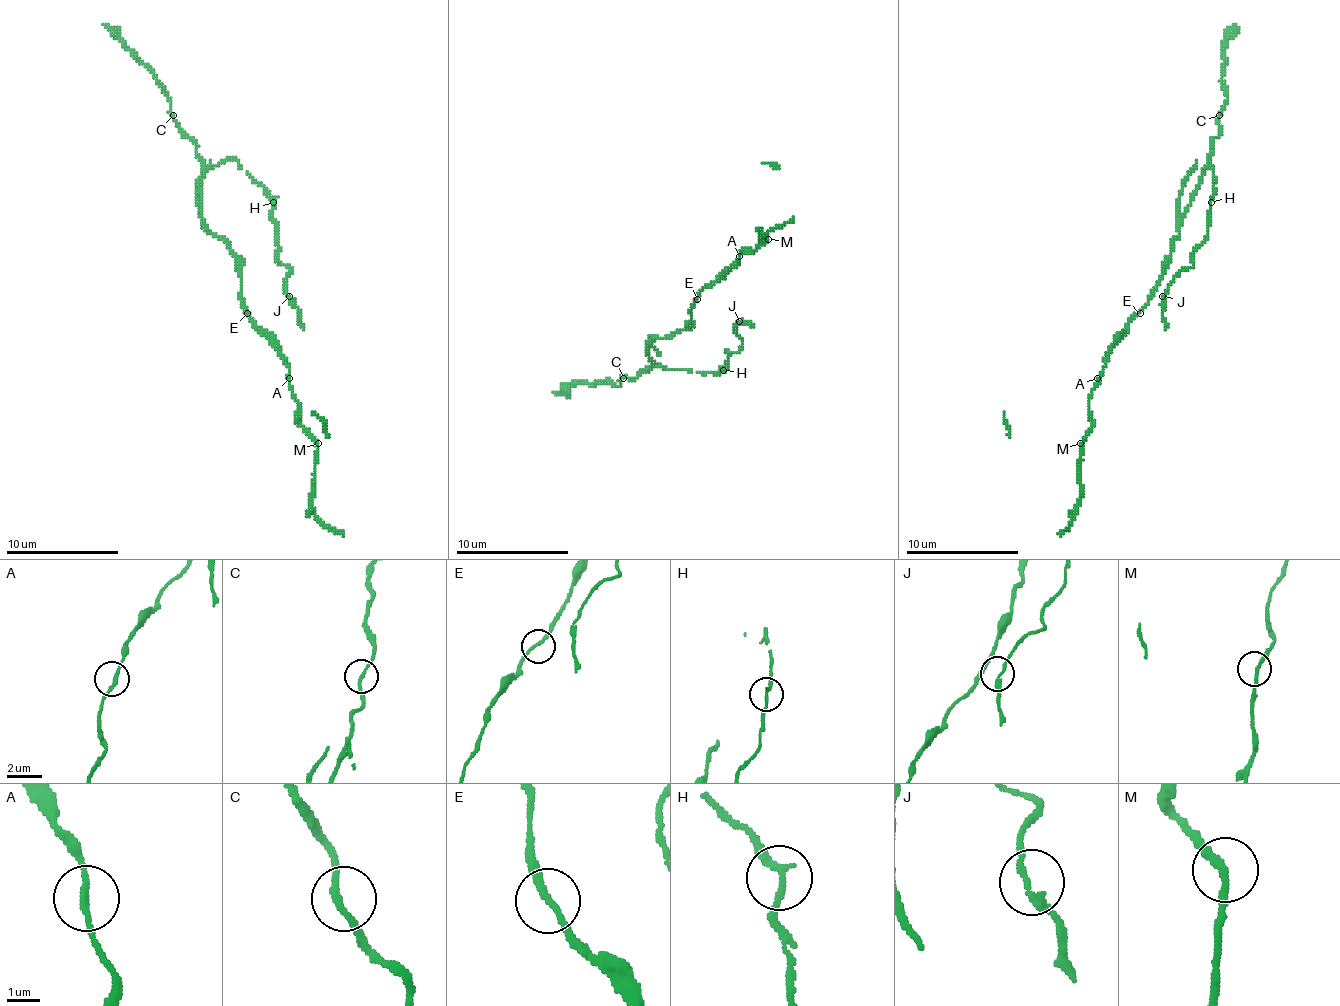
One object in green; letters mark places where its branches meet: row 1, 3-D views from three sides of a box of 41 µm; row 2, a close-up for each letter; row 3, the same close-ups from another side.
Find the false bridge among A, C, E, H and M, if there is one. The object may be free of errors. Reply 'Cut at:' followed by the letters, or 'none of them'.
Cut at: H

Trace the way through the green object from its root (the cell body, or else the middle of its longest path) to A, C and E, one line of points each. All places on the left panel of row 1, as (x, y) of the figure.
A: (233, 253), (241, 276), (241, 307), (278, 352), (289, 369), (289, 378)
C: (233, 253), (207, 228), (199, 211), (202, 157), (196, 152), (196, 143), (179, 126), (173, 115)
E: (233, 253), (241, 276), (241, 307), (247, 313)

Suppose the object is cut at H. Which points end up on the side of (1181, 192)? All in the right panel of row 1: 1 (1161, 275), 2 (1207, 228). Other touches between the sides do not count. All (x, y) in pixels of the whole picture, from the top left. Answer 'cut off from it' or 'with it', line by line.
1: with it
2: cut off from it

